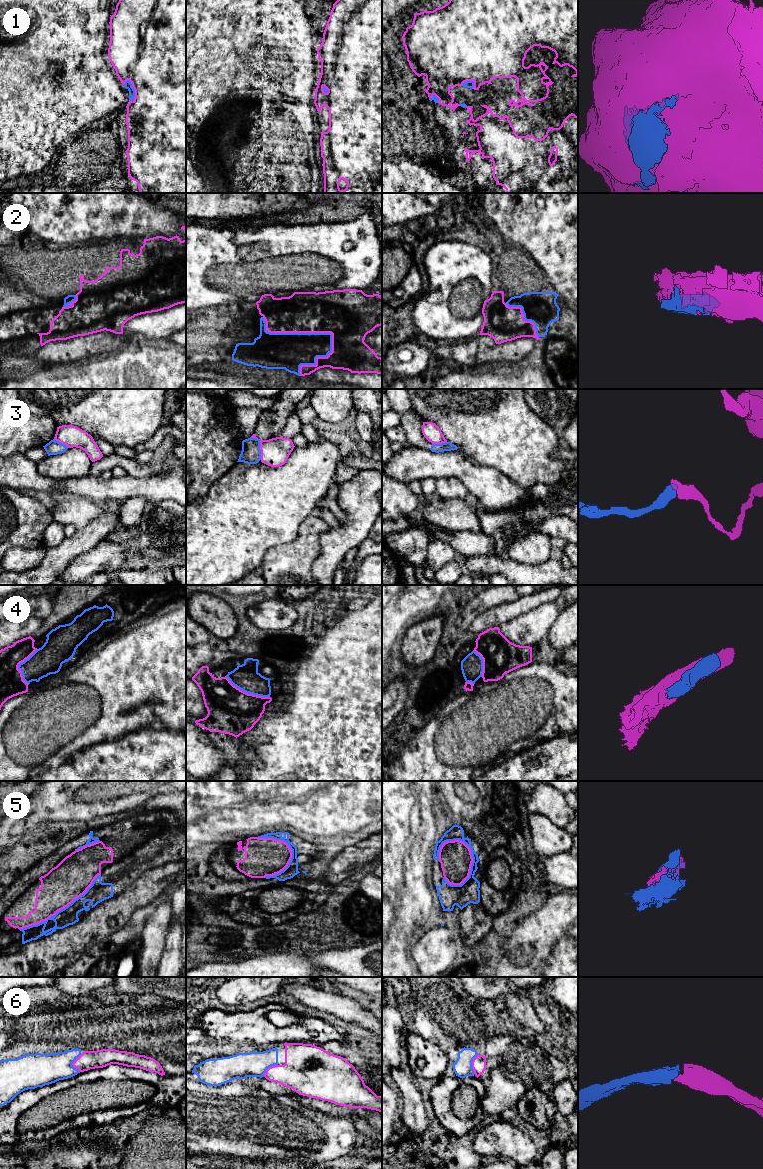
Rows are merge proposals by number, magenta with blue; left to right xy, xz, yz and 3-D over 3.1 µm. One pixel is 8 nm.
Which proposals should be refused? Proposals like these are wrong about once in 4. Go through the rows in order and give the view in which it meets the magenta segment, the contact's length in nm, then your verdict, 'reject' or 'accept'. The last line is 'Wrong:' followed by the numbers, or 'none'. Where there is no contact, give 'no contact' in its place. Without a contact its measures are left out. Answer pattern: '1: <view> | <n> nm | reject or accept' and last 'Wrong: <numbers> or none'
1: xy | 190 nm | accept
2: xz | 650 nm | accept
3: xz | 200 nm | reject
4: xz | 400 nm | accept
5: yz | 380 nm | accept
6: xy | 160 nm | accept
Wrong: 3

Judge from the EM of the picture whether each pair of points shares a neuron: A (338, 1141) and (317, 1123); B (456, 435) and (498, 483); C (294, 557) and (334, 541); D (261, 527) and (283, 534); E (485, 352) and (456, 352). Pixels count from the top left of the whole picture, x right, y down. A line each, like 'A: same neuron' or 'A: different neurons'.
A: same neuron
B: different neurons
C: different neurons
D: same neuron
E: different neurons

